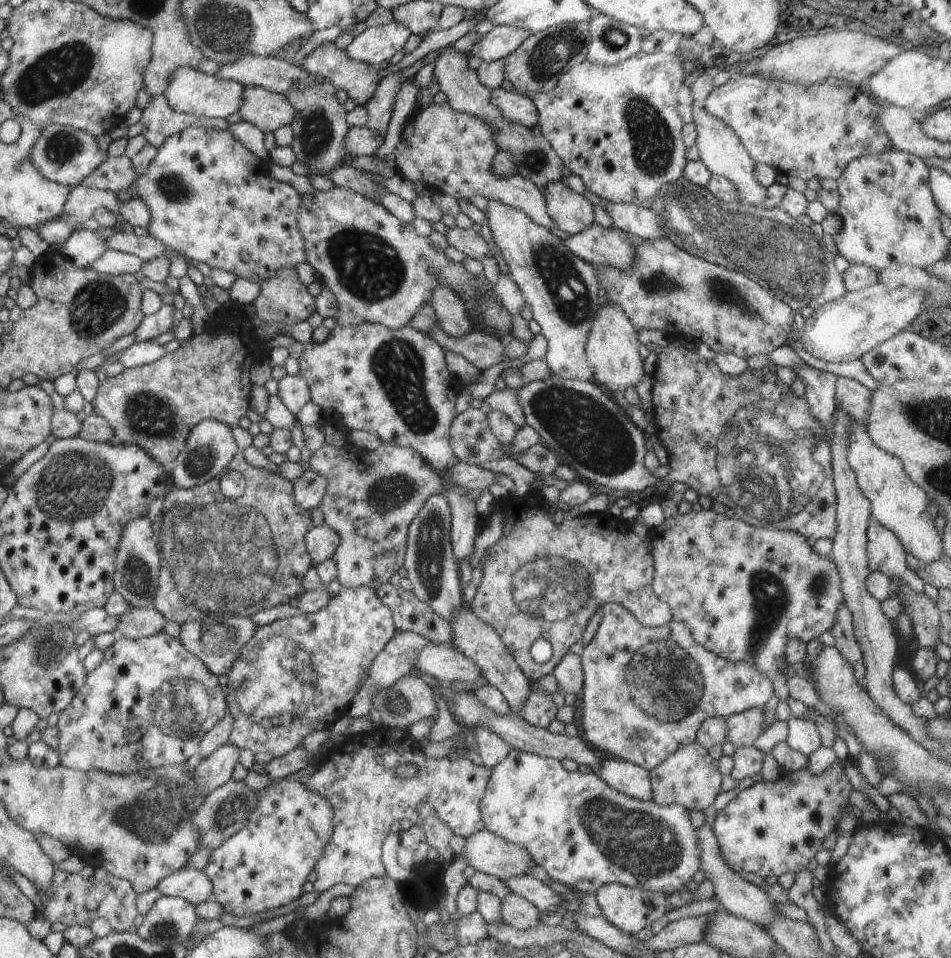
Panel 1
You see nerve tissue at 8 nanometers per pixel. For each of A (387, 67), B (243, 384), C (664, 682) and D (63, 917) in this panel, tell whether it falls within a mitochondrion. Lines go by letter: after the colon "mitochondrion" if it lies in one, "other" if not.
A: other
B: other
C: mitochondrion
D: other

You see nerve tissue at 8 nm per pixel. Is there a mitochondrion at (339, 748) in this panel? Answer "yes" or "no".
no

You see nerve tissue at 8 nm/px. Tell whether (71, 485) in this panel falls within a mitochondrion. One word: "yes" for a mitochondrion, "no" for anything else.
yes

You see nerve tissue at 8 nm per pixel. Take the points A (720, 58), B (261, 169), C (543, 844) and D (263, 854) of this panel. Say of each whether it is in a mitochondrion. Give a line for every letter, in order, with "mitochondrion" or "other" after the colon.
A: other
B: other
C: other
D: other

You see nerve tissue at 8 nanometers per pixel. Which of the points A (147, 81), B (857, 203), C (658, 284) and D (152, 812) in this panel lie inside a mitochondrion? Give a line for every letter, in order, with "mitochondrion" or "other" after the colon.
A: other
B: other
C: mitochondrion
D: mitochondrion

